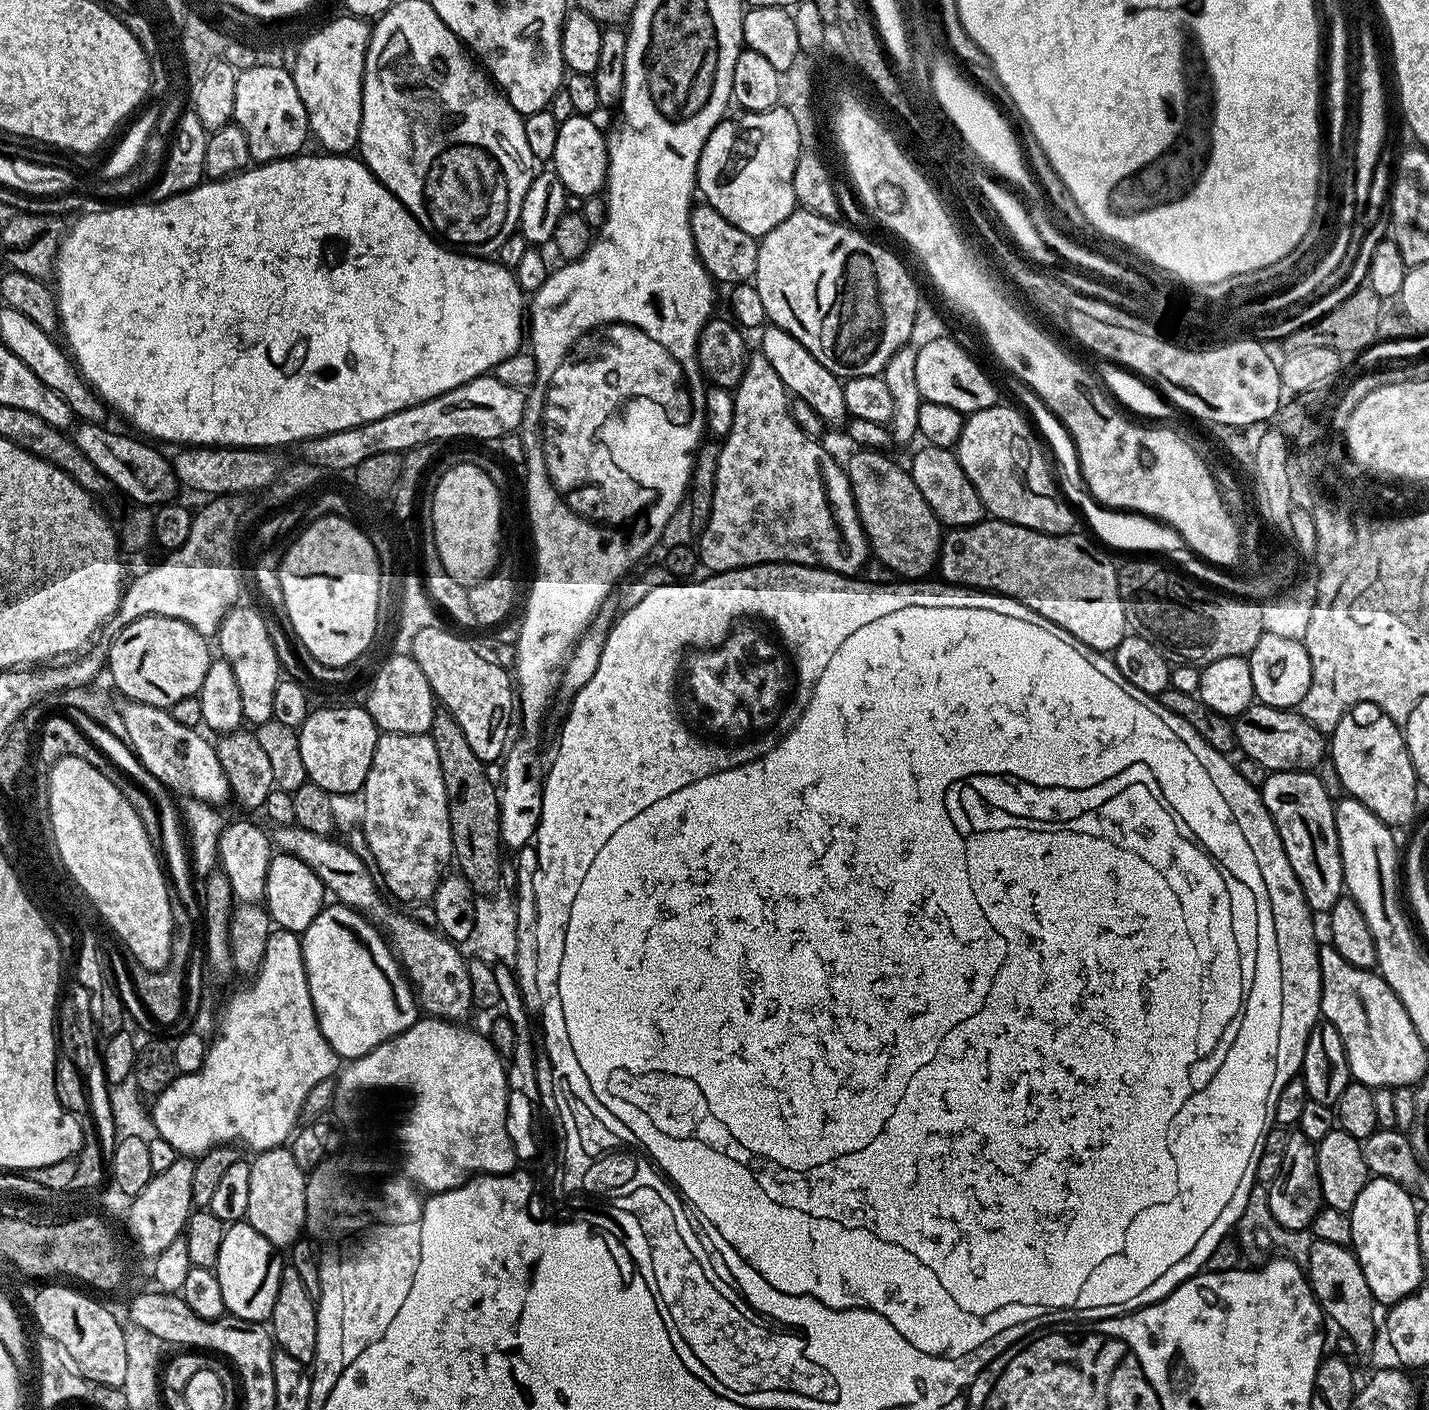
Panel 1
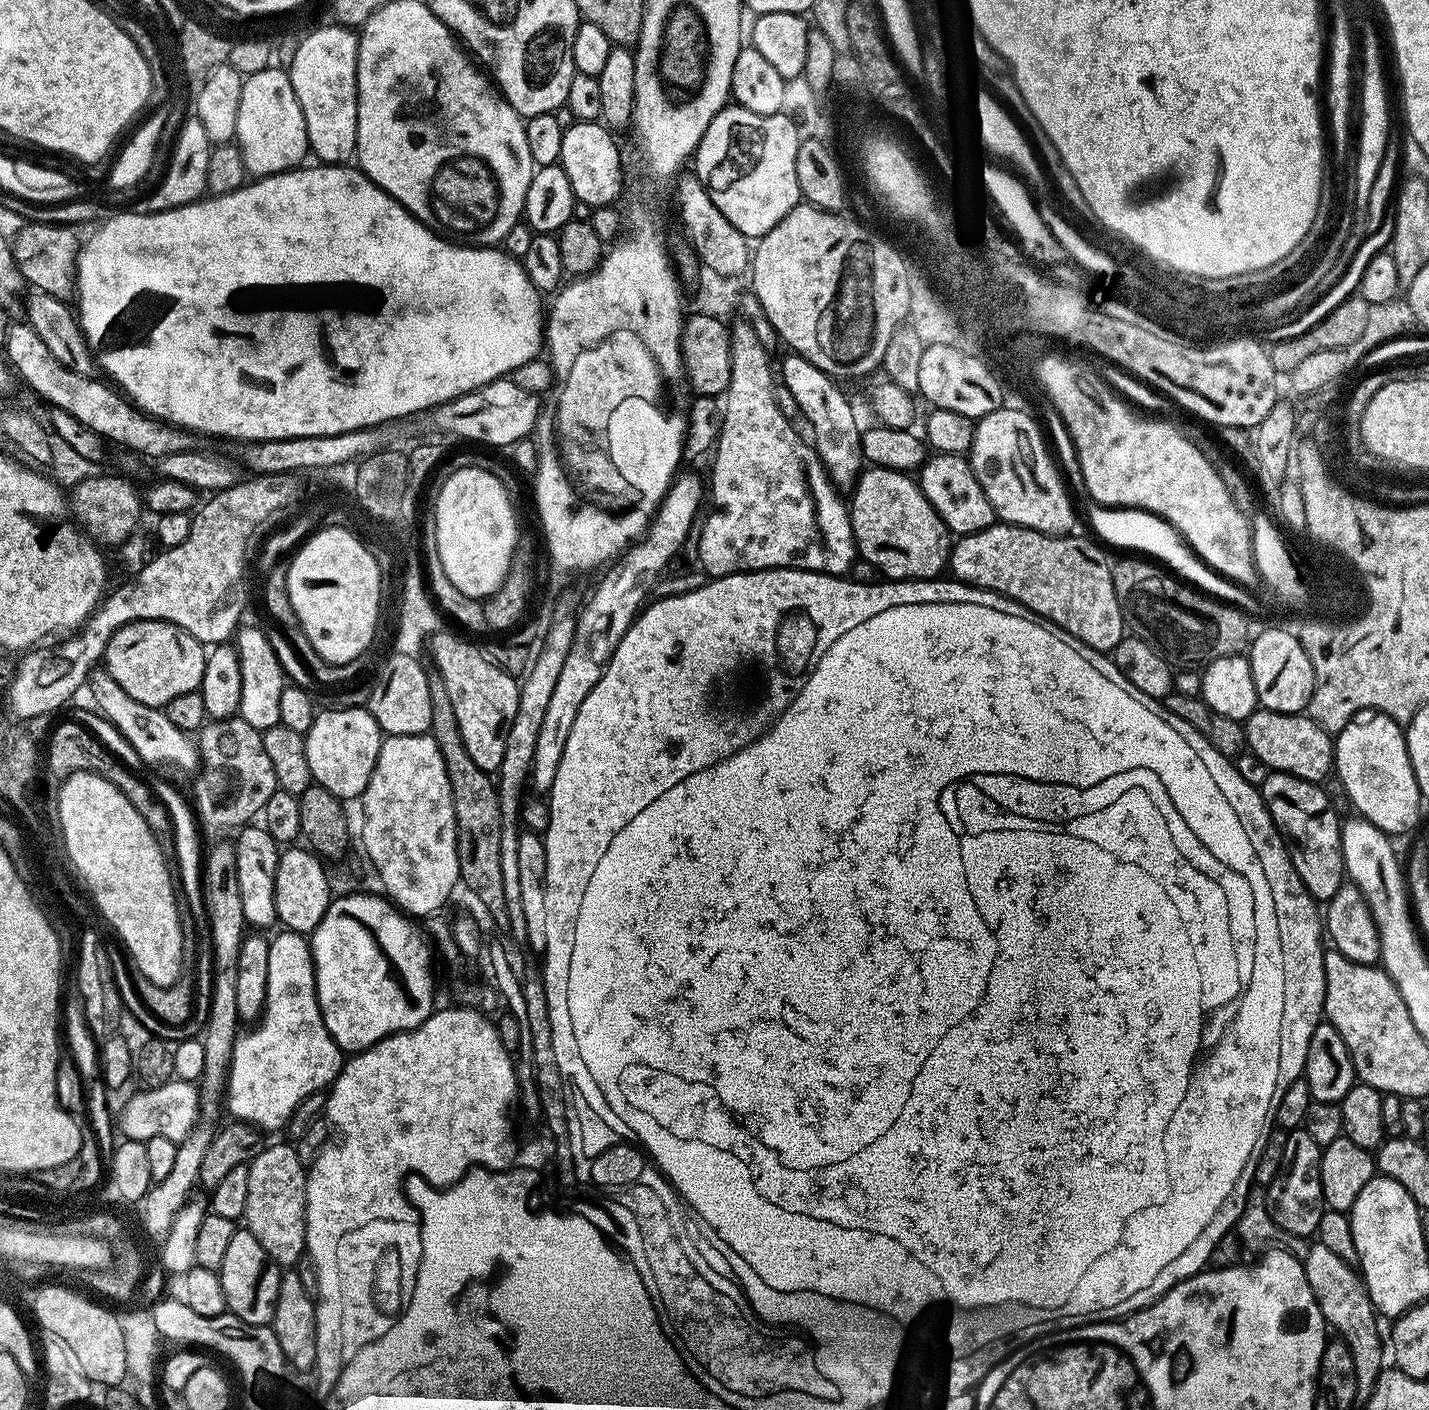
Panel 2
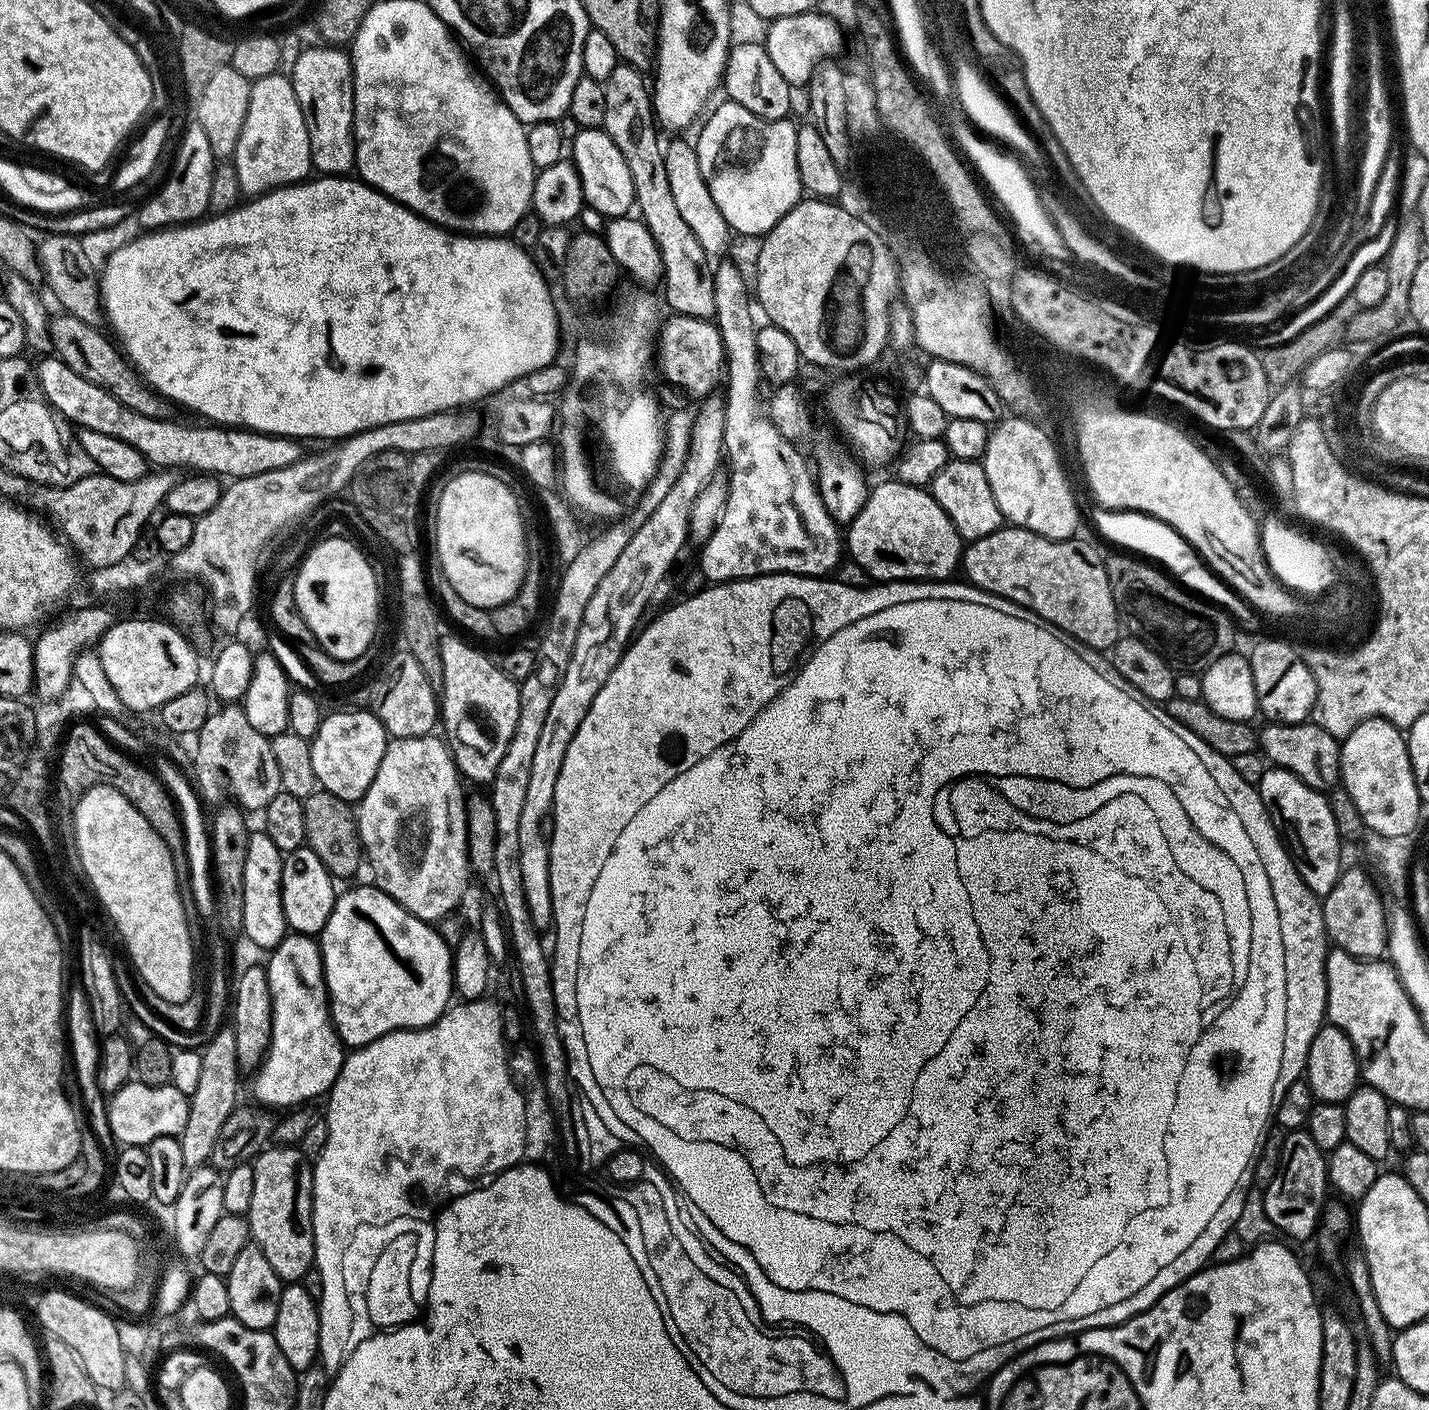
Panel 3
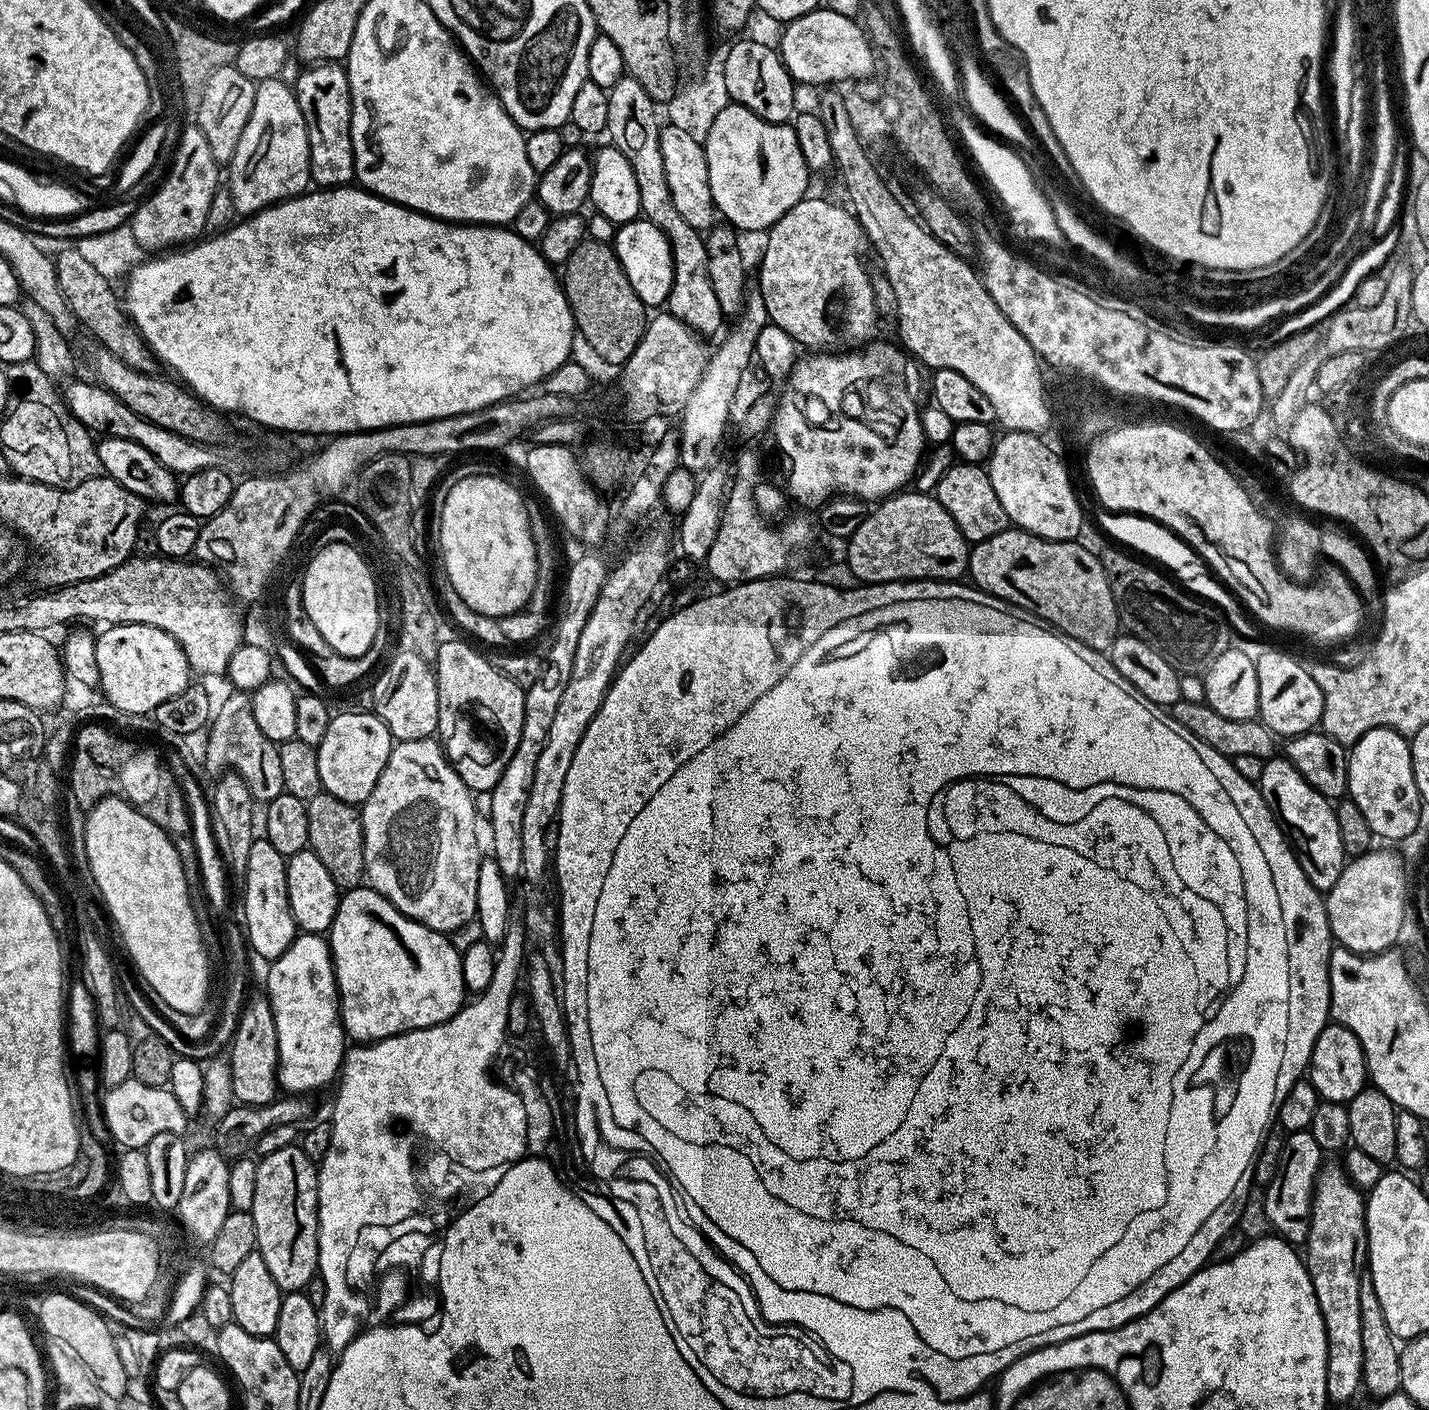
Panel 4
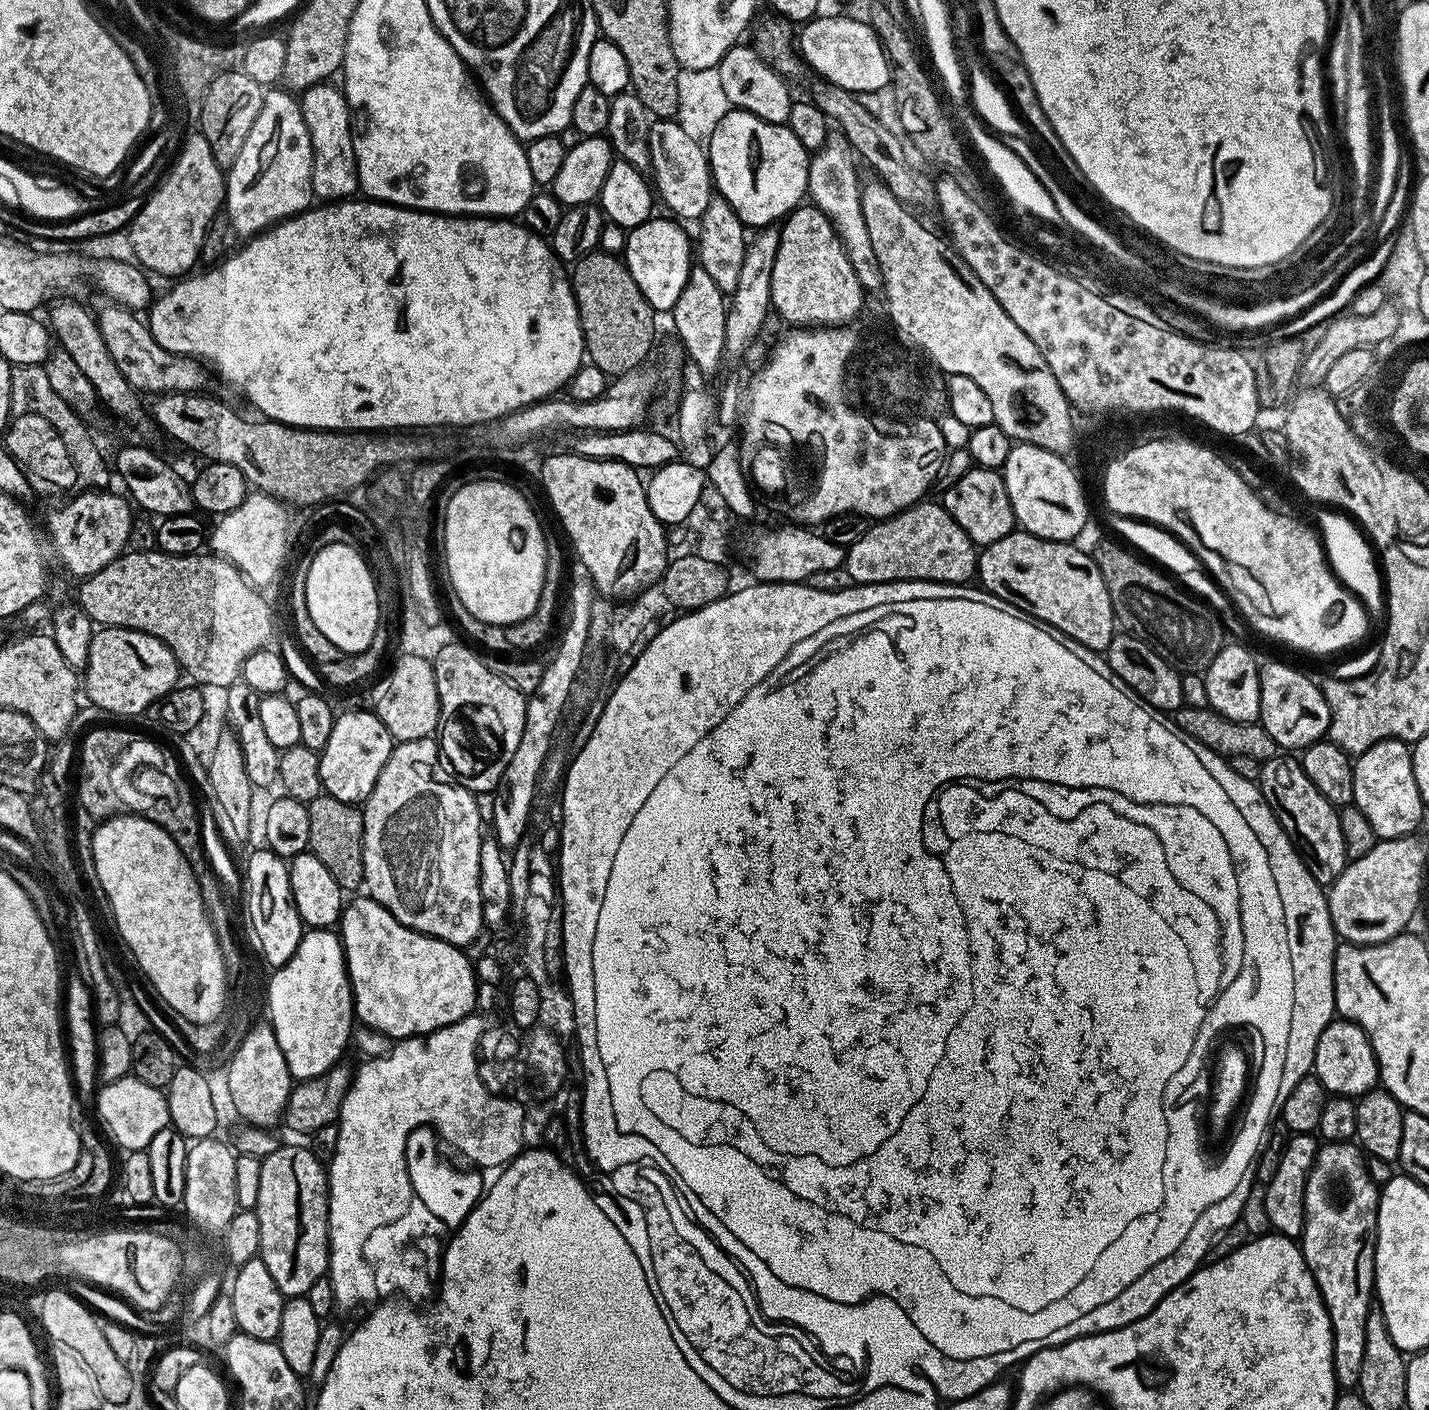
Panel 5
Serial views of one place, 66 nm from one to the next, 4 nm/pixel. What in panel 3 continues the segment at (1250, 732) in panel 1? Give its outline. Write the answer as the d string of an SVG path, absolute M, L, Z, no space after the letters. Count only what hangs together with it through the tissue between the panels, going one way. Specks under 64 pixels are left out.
M1271 722L1259 729L1258 748L1269 765L1278 768L1289 768L1306 786L1322 793L1329 793L1341 783L1340 779L1340 746L1322 726L1315 722L1303 724L1273 724Z

